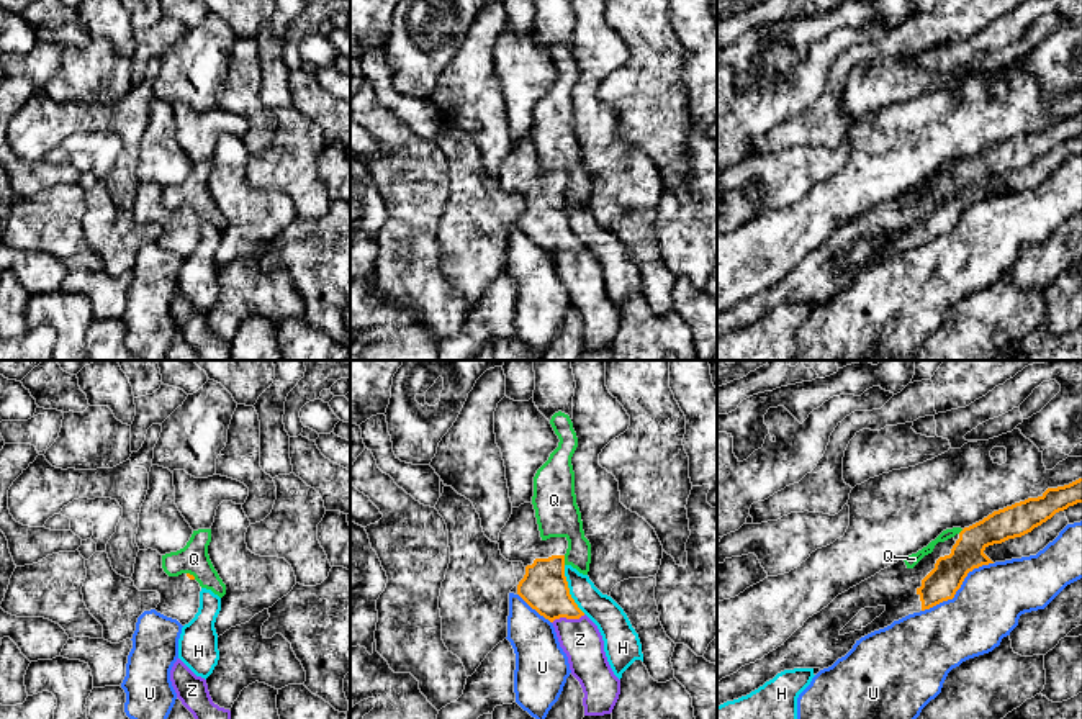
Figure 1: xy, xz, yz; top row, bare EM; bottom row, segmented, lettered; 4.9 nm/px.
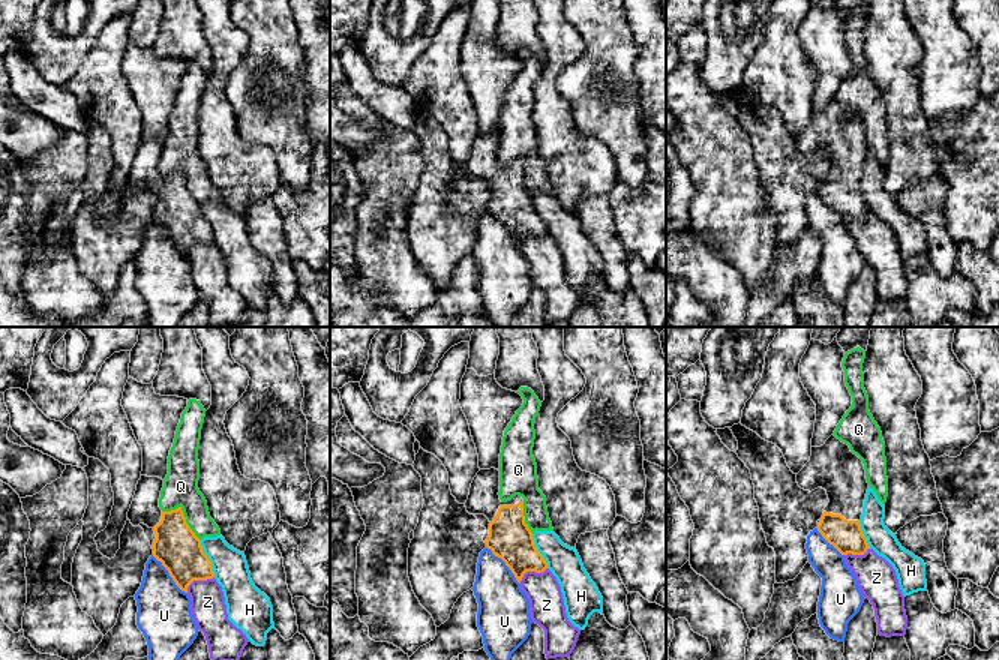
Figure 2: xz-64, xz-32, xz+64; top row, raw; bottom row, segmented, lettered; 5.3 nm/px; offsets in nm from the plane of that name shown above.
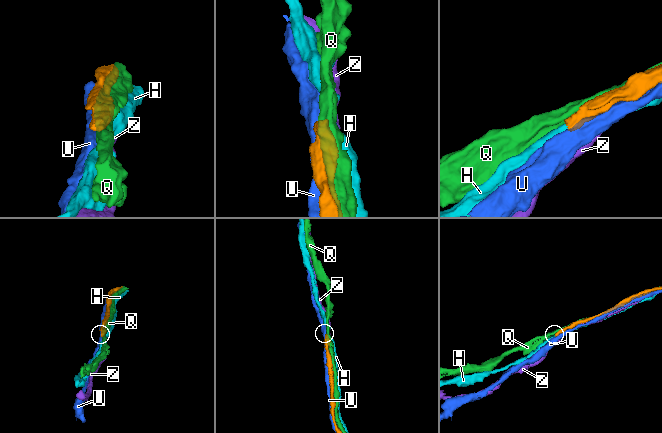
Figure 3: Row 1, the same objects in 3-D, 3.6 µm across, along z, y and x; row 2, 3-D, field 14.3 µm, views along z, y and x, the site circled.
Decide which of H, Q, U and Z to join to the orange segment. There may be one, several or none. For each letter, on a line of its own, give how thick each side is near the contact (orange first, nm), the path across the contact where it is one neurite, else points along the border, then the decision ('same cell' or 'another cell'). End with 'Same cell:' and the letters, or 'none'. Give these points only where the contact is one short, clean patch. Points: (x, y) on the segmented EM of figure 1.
H: calibres 220 and 150 nm; another cell
Q: calibres 220 and 220 nm; another cell
U: calibres 160 and 320 nm; another cell
Z: calibres 220 and 200 nm; another cell
Same cell: none

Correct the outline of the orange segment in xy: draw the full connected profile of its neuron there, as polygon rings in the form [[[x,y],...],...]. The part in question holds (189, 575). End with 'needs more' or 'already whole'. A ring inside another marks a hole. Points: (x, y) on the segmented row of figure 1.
[[[139,550],[131,577],[139,591],[157,591],[160,603],[156,611],[188,624],[200,608],[201,586],[190,573],[169,577],[162,568],[162,555],[157,550]]]; needs more

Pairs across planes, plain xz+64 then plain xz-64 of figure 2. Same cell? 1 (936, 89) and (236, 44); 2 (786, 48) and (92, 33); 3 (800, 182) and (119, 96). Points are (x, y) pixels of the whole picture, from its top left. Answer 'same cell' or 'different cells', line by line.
1: different cells
2: different cells
3: different cells

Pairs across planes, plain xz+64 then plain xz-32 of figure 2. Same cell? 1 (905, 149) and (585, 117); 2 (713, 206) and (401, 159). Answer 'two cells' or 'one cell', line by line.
1: two cells
2: one cell

